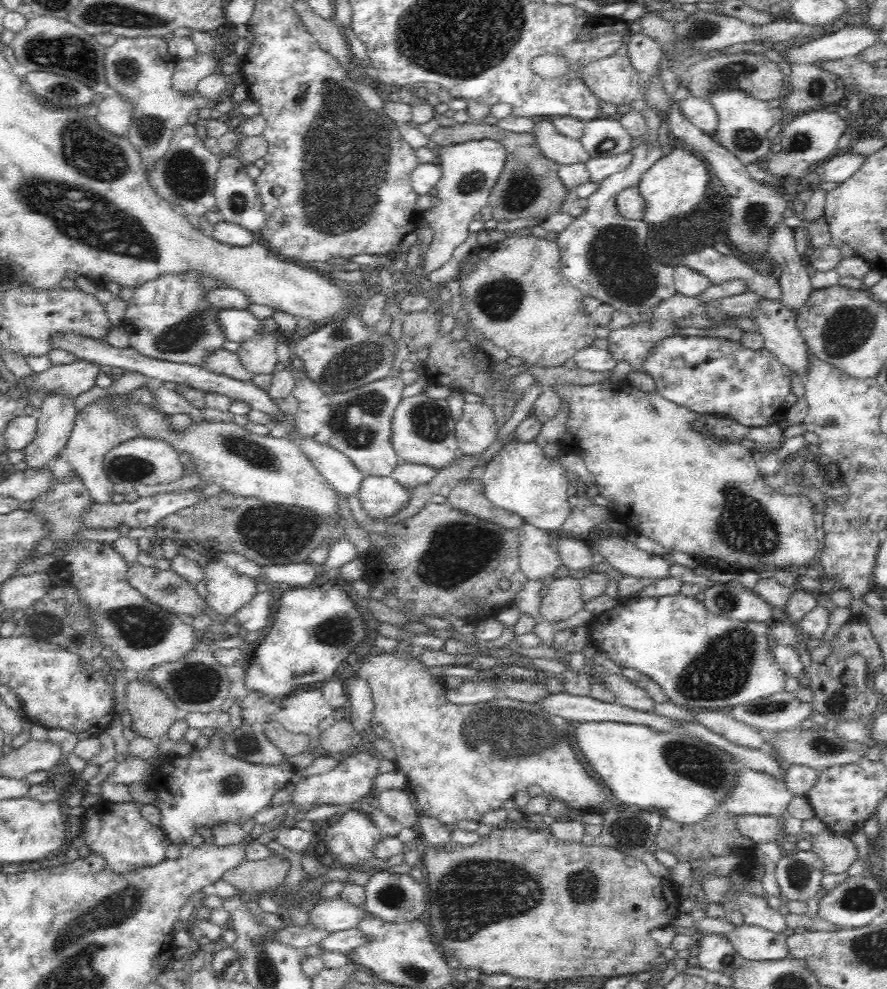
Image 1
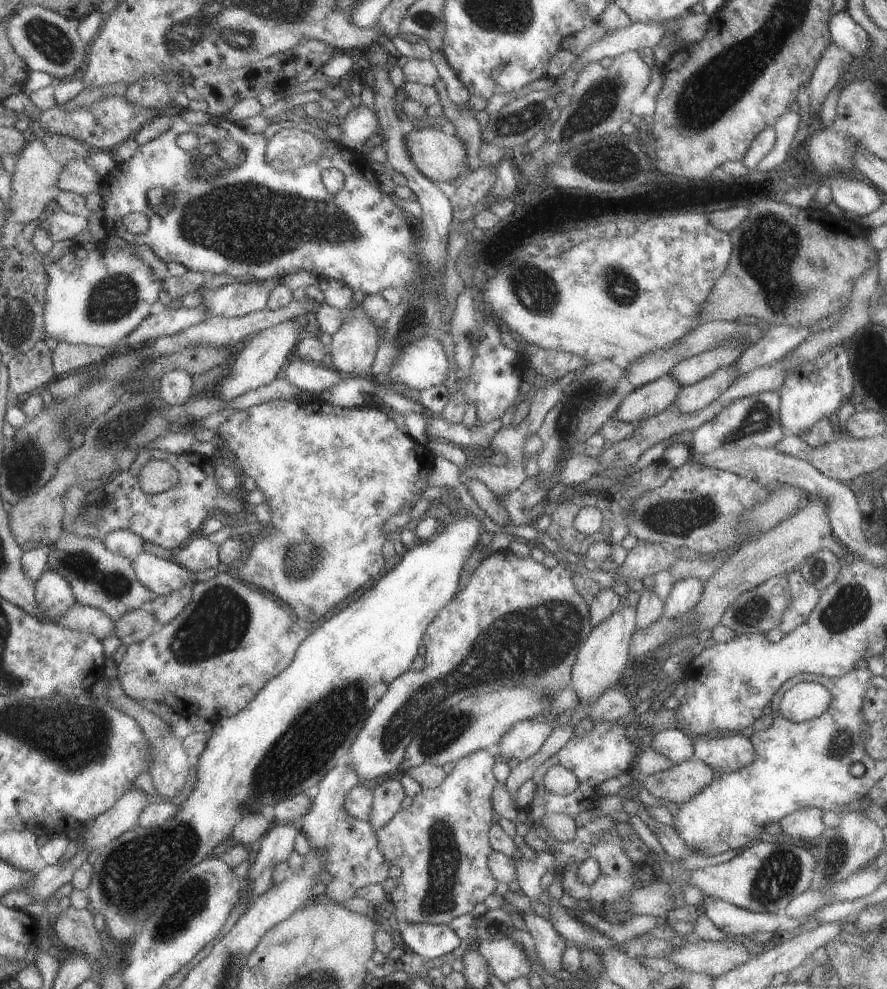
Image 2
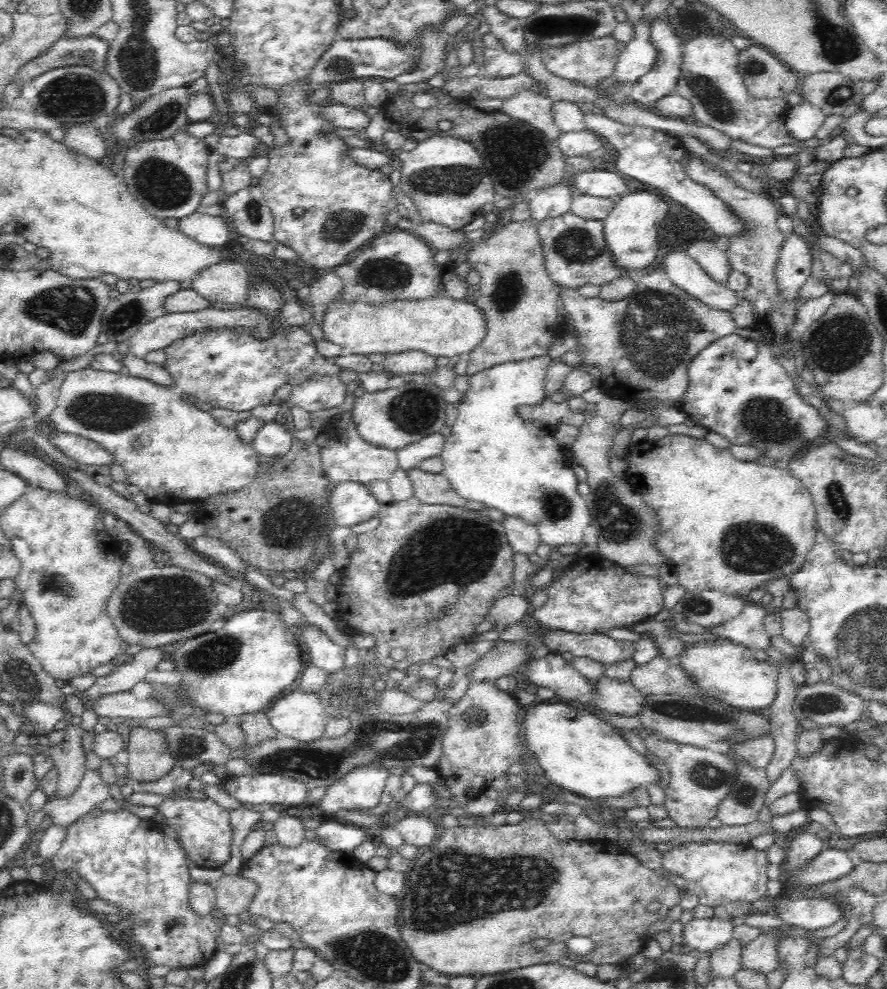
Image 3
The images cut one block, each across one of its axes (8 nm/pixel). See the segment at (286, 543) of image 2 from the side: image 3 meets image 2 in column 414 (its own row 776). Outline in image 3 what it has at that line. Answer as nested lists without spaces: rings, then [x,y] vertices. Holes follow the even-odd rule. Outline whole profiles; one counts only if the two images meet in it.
[[[472,682],[468,692],[464,694],[464,698],[454,704],[454,708],[450,710],[450,718],[448,718],[448,730],[444,734],[444,756],[438,760],[436,770],[440,774],[440,782],[446,784],[446,788],[452,794],[452,800],[444,800],[438,798],[434,802],[434,810],[452,810],[452,808],[468,808],[468,802],[476,800],[486,788],[490,788],[490,784],[496,778],[504,778],[508,768],[516,762],[522,762],[522,752],[524,752],[524,740],[520,736],[522,724],[520,724],[520,712],[522,706],[518,706],[516,698],[504,690],[498,690],[498,686],[494,682]]]

